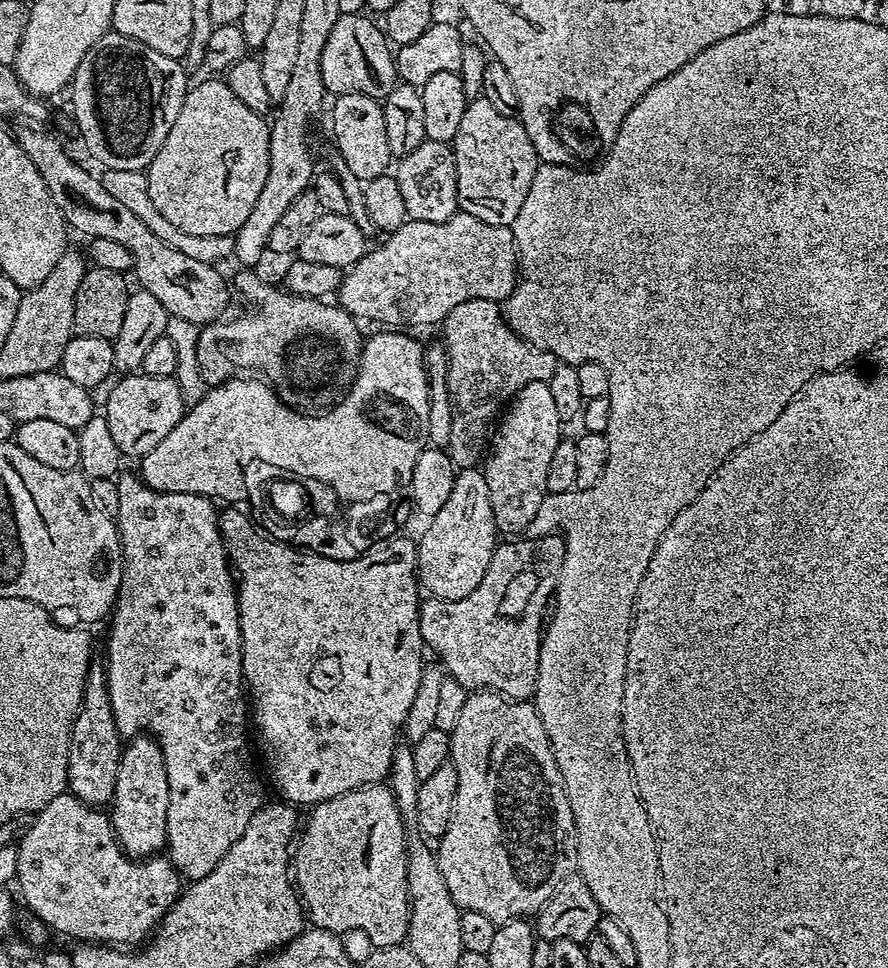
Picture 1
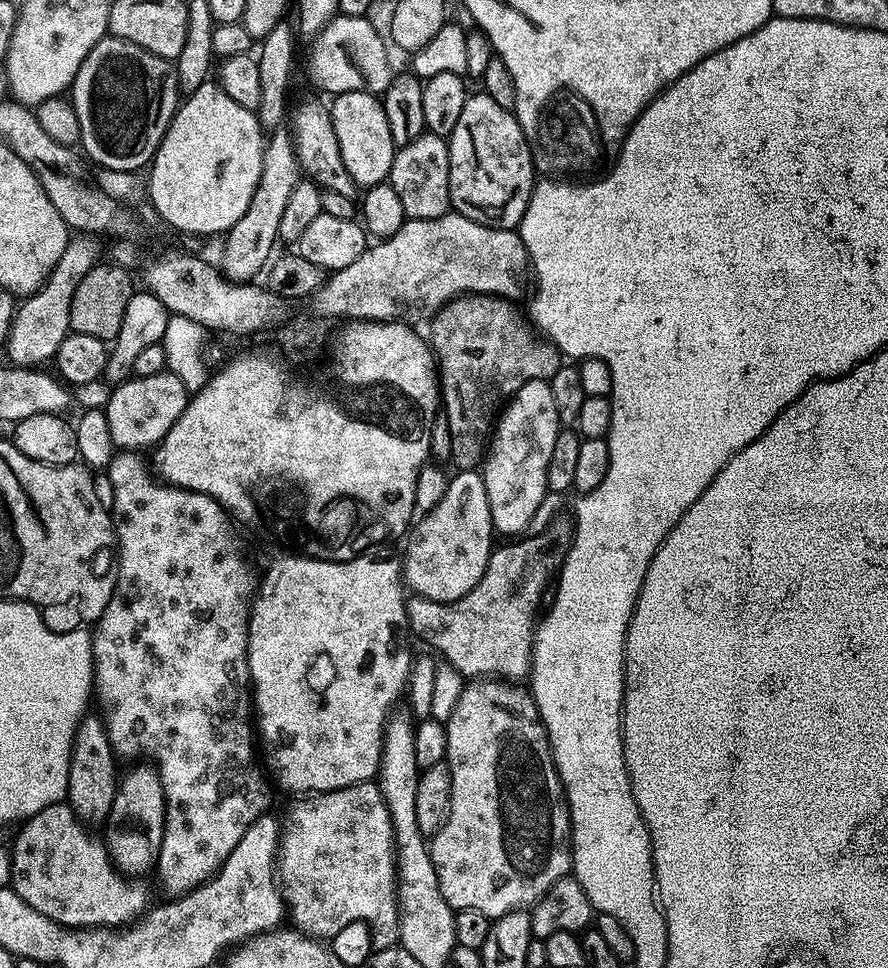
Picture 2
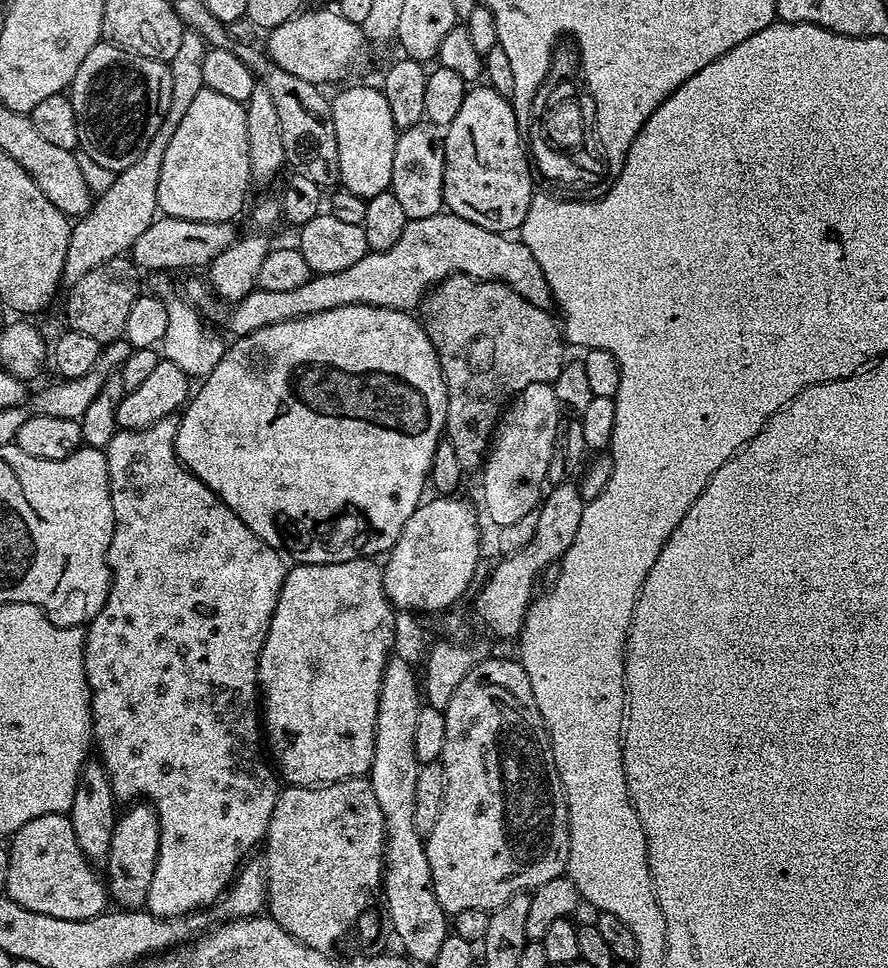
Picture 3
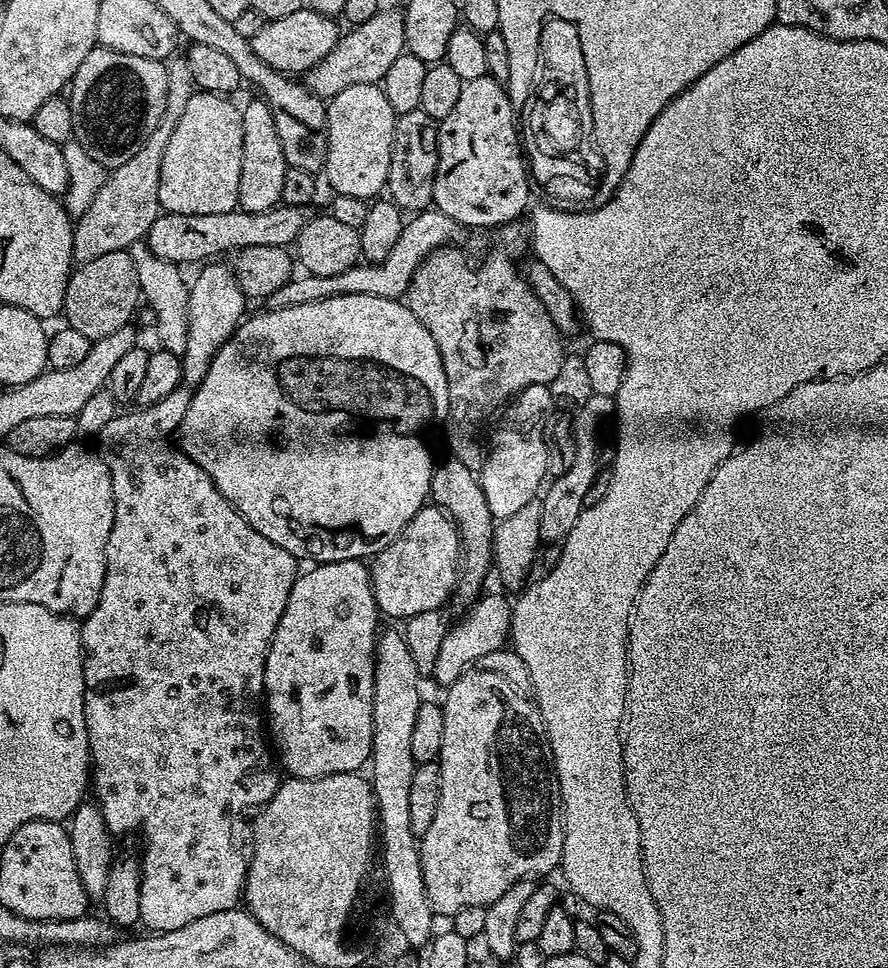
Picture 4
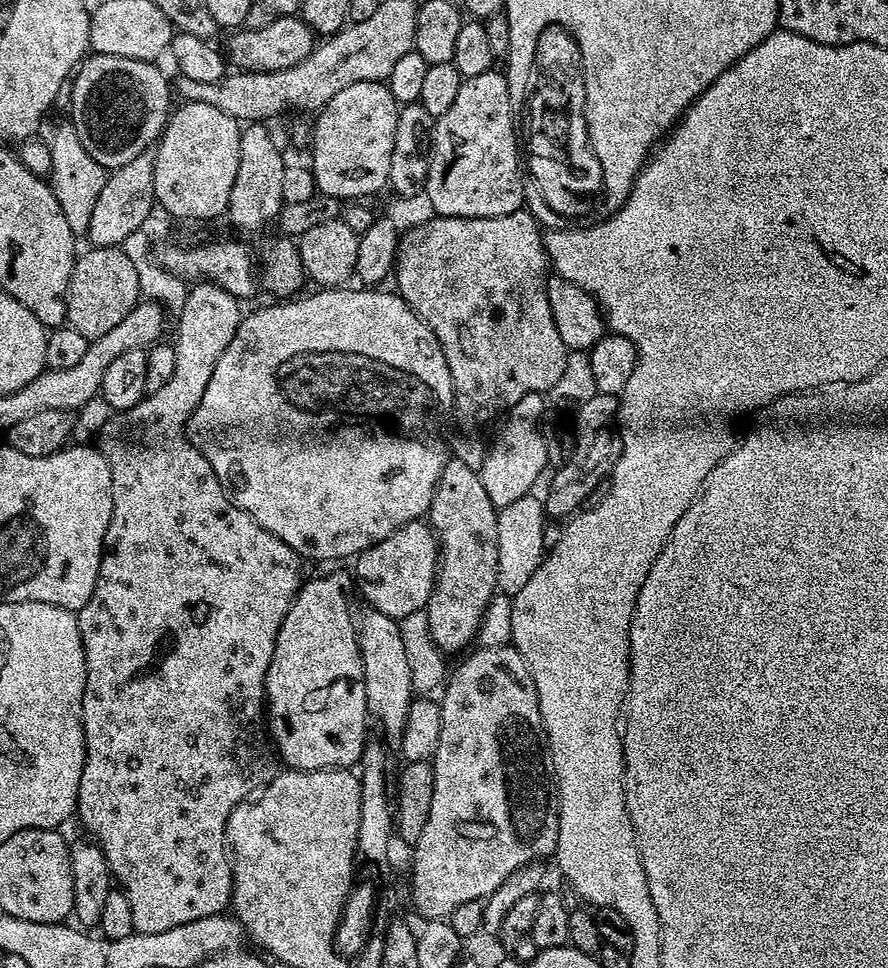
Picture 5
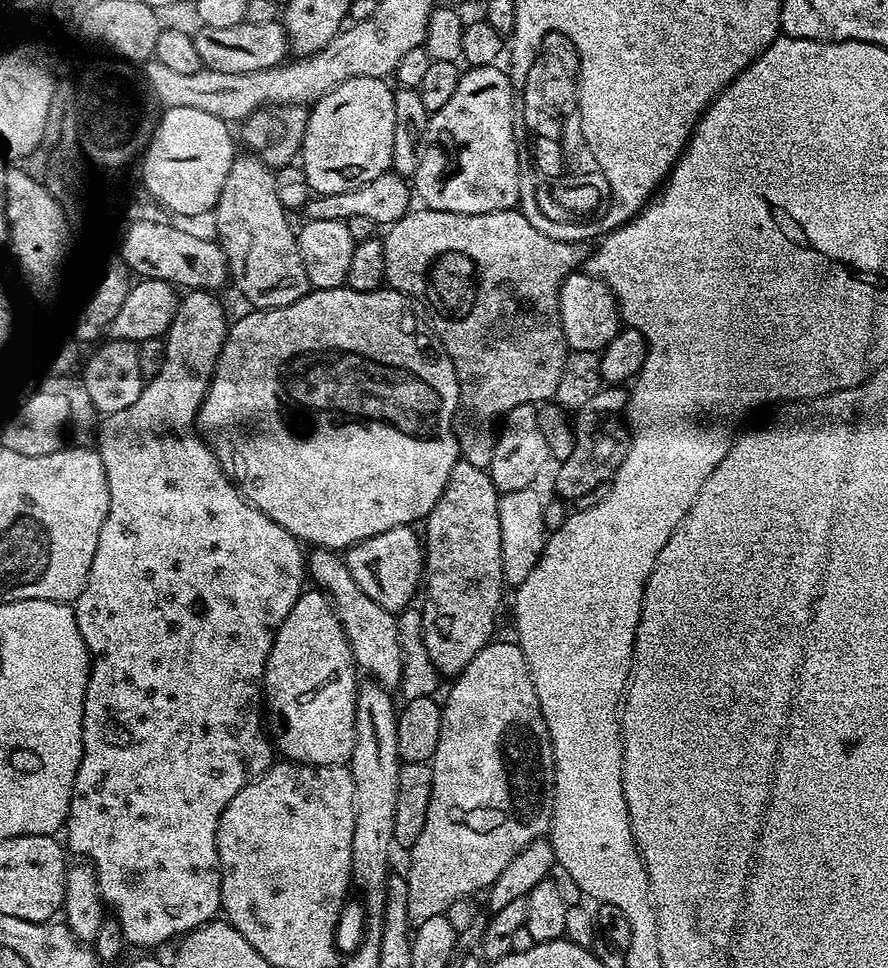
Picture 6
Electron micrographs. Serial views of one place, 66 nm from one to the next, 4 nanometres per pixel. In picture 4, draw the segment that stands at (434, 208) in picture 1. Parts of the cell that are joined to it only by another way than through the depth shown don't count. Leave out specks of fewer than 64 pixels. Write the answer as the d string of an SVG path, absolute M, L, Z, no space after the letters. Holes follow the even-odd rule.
M420 108L399 113L396 117L394 142L390 154L390 170L386 185L387 199L405 214L431 209L434 198L434 178L438 166L438 122Z

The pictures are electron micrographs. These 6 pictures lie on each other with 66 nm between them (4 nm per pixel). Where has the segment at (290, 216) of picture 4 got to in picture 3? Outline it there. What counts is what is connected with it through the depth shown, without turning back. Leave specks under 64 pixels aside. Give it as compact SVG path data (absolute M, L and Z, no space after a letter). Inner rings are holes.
M157 215L130 249L130 259L137 268L148 272L172 272L175 268L207 269L212 259L236 241L237 225L231 220L222 222L194 222L186 218Z

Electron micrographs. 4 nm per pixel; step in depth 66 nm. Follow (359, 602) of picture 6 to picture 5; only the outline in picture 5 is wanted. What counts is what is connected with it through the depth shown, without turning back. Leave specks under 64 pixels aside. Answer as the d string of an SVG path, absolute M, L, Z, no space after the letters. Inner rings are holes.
M375 610L359 613L356 637L360 643L362 654L362 674L366 682L366 702L368 711L373 717L380 719L384 727L383 739L387 747L399 749L402 730L406 730L406 714L410 714L410 706L414 699L411 686L410 658L406 656L405 644L399 634L397 621L391 616Z

